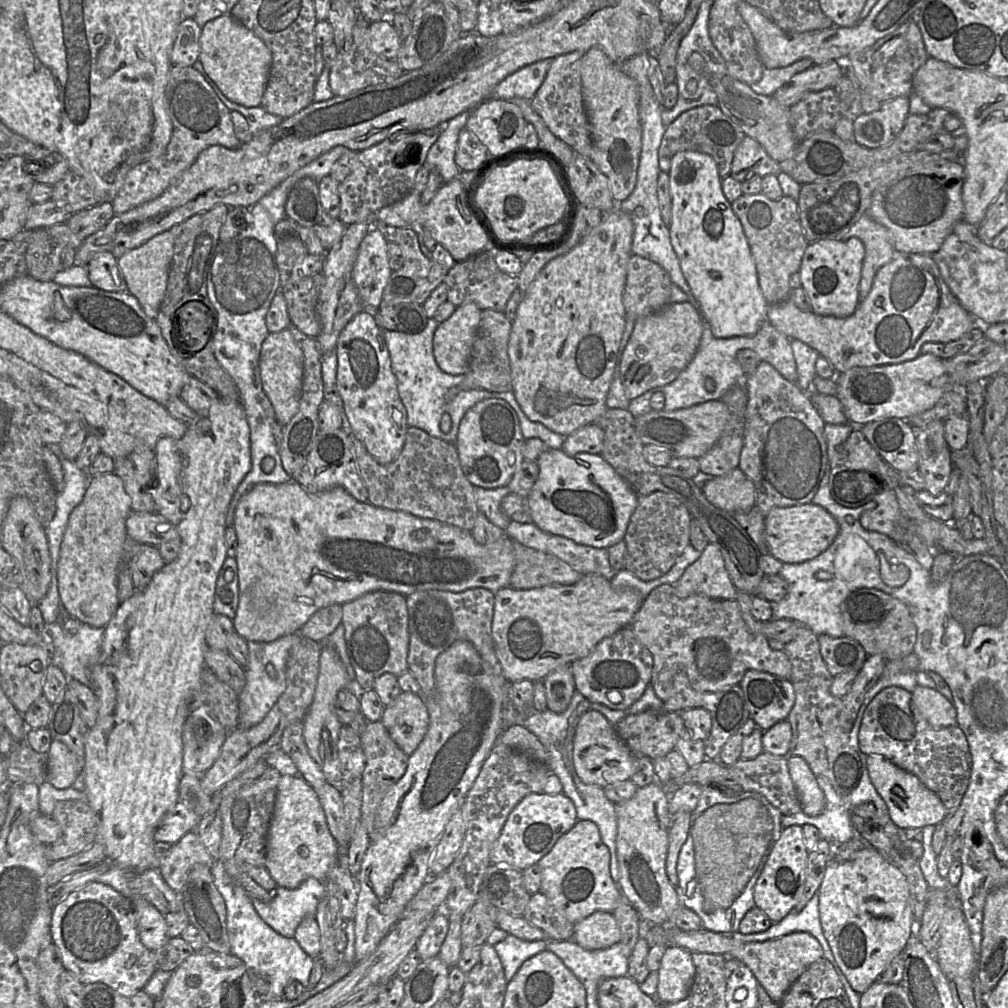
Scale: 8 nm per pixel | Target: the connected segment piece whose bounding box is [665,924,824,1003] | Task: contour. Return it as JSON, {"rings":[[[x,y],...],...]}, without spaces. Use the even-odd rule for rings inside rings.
{"rings":[[[665,925],[671,932],[670,943],[684,948],[690,953],[721,954],[735,958],[745,964],[754,974],[758,983],[765,989],[772,1001],[780,1003],[791,985],[815,961],[824,956],[817,939],[807,932],[793,932],[780,938],[763,942],[742,942],[731,937],[731,934],[715,933],[706,929],[683,931]]]}

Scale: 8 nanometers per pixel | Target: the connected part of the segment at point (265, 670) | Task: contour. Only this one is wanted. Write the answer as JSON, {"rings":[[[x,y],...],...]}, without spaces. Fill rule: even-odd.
{"rings":[[[294,633],[269,643],[247,642],[248,661],[244,668],[245,686],[239,694],[238,728],[248,729],[261,722],[284,692],[288,653],[301,638],[299,633]]]}

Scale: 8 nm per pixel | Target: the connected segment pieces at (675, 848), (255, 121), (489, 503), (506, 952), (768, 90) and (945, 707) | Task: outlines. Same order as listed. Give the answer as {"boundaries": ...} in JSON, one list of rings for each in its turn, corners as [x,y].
{"boundaries":[[[[678,812],[672,817],[672,825],[668,832],[668,851],[666,858],[666,873],[670,883],[677,887],[677,862],[680,850],[684,845],[690,821],[689,812]]],[[[199,60],[194,62],[192,66],[198,72],[200,72],[200,74],[204,77],[206,82],[212,87],[219,99],[226,105],[226,107],[230,111],[233,110],[239,112],[246,118],[249,124],[250,131],[253,133],[253,135],[257,134],[262,130],[274,127],[283,120],[283,118],[267,112],[261,106],[245,107],[243,105],[231,101],[222,93],[222,91],[219,89],[216,83],[207,75],[202,63]]],[[[474,486],[474,497],[478,510],[486,515],[494,525],[506,531],[511,519],[501,508],[501,502],[505,496],[510,494],[507,486],[493,489]]],[[[508,934],[504,940],[493,946],[504,967],[505,978],[508,982],[524,961],[547,949],[547,942],[545,940],[526,941]]],[[[804,58],[781,68],[769,69],[764,67],[761,79],[749,86],[760,95],[773,95],[776,90],[787,83],[795,74],[806,70],[813,64],[810,59]]],[[[917,685],[911,694],[919,712],[934,728],[957,724],[954,704],[936,689]]]]}

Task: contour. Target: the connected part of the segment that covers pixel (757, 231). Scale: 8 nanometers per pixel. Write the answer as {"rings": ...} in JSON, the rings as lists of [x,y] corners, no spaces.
{"rings":[[[742,194],[731,203],[731,208],[740,220],[755,263],[761,291],[769,304],[788,299],[791,287],[790,276],[799,271],[803,254],[808,247],[799,217],[797,202],[782,196],[771,200],[764,194]]]}

